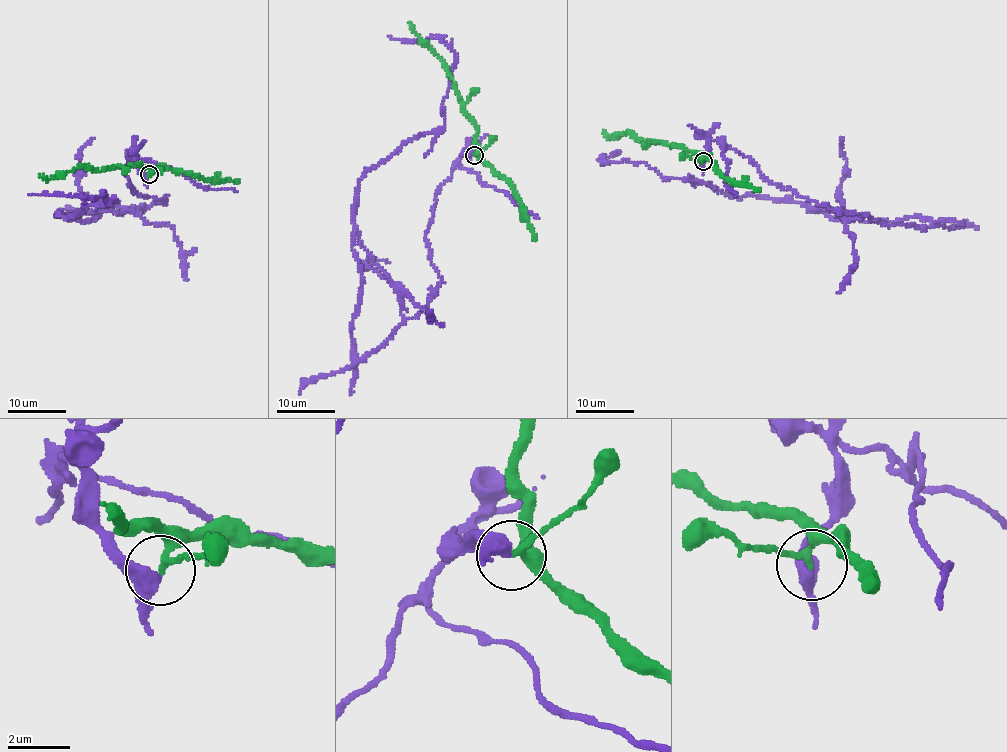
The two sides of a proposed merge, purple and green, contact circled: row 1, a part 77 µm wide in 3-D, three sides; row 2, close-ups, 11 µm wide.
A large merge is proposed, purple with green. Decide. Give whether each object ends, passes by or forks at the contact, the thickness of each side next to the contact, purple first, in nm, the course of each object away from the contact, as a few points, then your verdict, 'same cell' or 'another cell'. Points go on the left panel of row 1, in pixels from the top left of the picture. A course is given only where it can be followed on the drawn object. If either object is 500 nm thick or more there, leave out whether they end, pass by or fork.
purple passes by; green passes by; calibres 320 and 180 nm; course purple (148, 175), (131, 153), (133, 191), (163, 202), (115, 213), (55, 216), (115, 200), (105, 191), (30, 194); course green (148, 174), (150, 169), (147, 166), (138, 165), (95, 171), (81, 167), (57, 177), (45, 178), (40, 174); another cell

